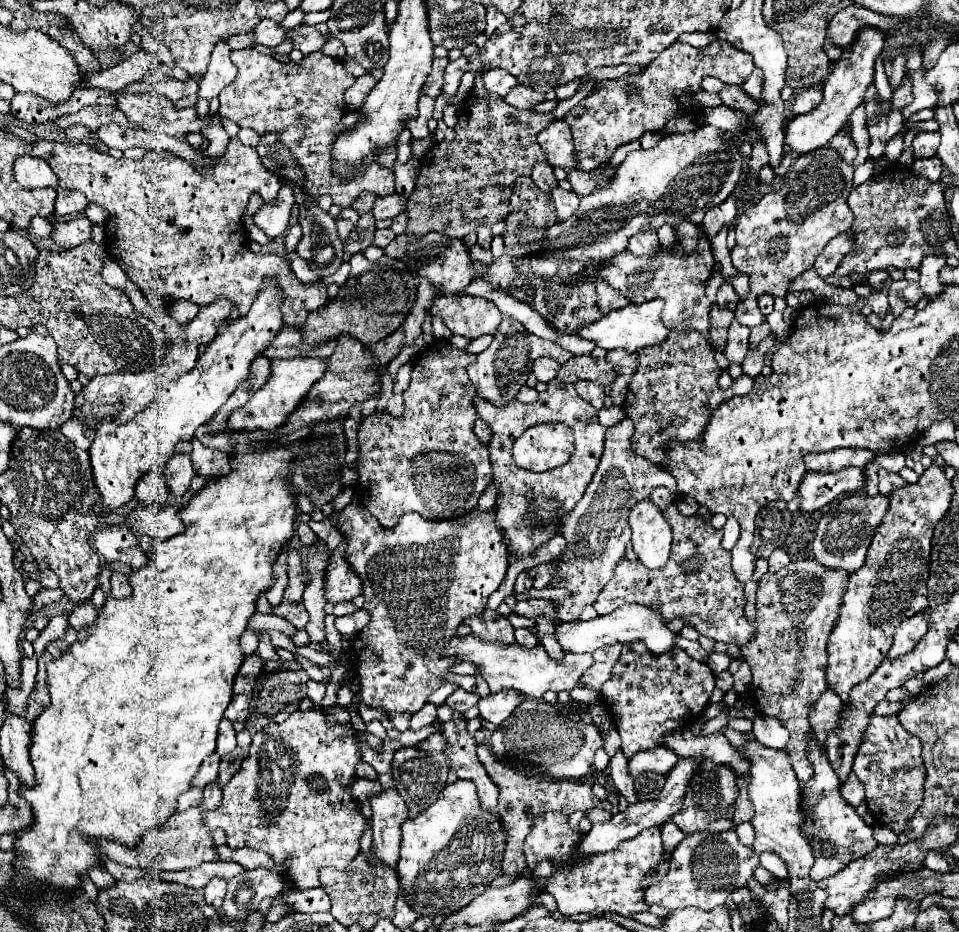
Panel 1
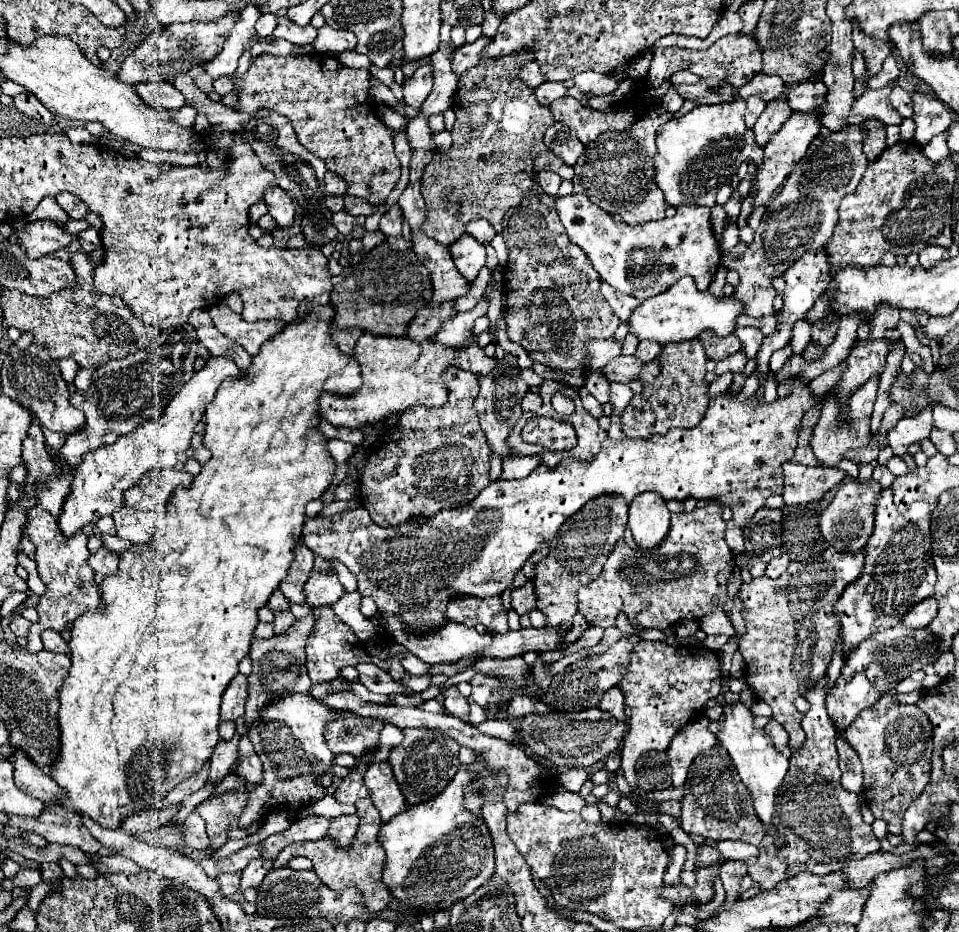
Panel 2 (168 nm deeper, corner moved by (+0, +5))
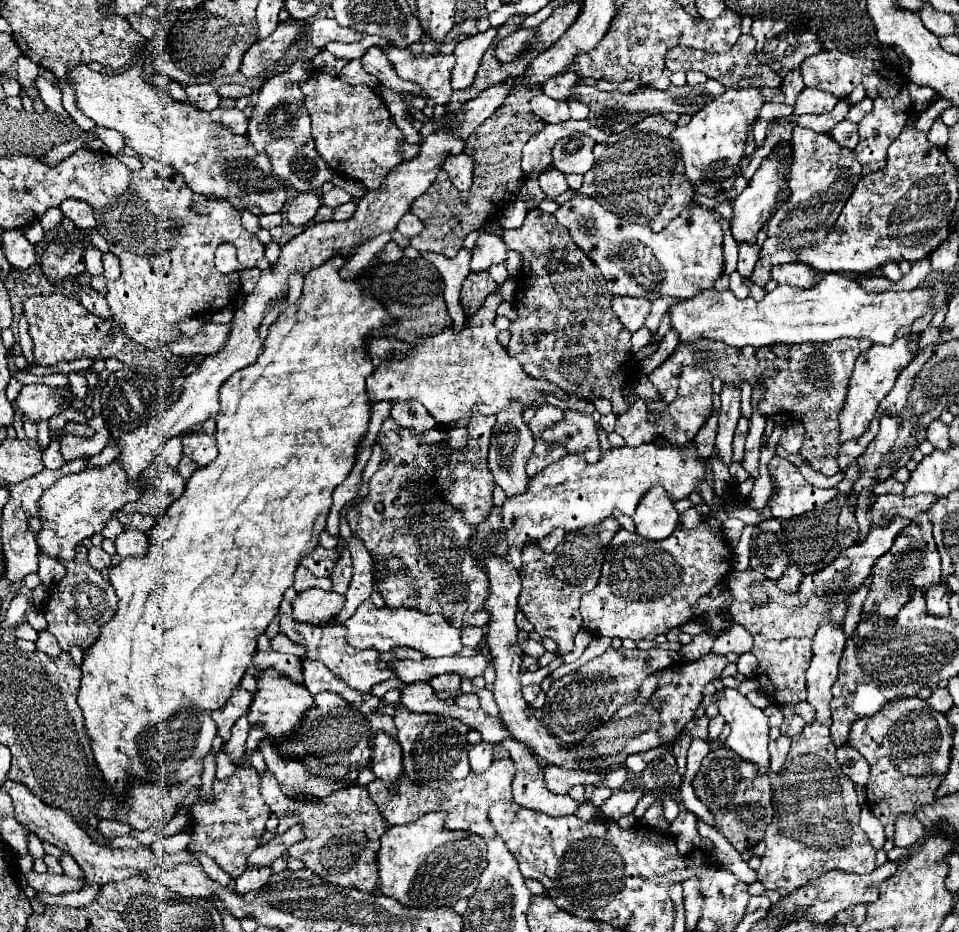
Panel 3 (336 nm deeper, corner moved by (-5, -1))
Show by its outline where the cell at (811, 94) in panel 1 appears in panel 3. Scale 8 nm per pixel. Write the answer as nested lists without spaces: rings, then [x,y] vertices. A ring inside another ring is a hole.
[[[805,87],[805,89],[801,91],[801,95],[797,97],[797,103],[795,103],[795,115],[829,113],[835,105],[837,105],[837,97],[833,97],[833,95],[825,93],[825,91],[817,91],[817,89]]]

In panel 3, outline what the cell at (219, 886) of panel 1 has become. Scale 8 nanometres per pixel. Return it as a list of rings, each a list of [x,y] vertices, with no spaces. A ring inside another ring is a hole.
[[[247,867],[247,871],[235,879],[235,891],[245,895],[249,891],[259,891],[271,877],[271,867]]]

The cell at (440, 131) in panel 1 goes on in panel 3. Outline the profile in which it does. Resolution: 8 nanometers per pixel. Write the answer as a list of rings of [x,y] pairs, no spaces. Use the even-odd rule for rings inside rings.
[[[467,153],[449,155],[443,163],[443,171],[459,191],[467,191],[473,181],[473,159]]]

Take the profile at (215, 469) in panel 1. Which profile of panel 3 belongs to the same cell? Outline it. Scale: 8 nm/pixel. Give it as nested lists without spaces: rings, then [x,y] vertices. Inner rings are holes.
[[[191,433],[182,438],[183,453],[189,459],[193,459],[199,467],[211,463],[217,457],[217,447],[215,447],[215,437],[205,435],[205,433]]]

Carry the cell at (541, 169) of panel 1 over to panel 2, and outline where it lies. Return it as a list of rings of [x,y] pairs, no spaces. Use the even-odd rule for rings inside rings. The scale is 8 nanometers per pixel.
[[[540,171],[538,173],[538,183],[544,189],[544,193],[556,195],[558,193],[558,187],[562,183],[562,177],[558,173],[554,173],[554,171]]]

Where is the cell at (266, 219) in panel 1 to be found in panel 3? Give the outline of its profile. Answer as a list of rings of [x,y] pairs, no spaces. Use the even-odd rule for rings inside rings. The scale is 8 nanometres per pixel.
[[[307,191],[307,193],[299,193],[293,203],[287,205],[287,221],[291,225],[307,225],[309,221],[313,221],[313,217],[317,215],[319,207],[323,205],[321,199],[321,191]]]

